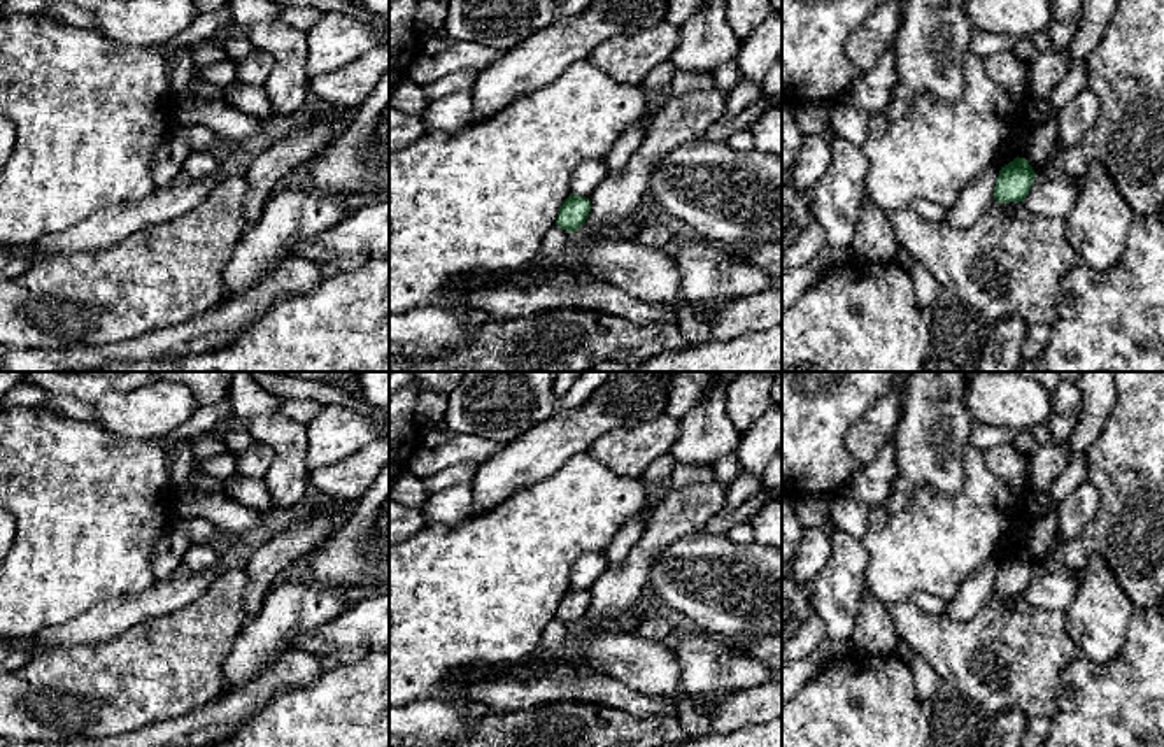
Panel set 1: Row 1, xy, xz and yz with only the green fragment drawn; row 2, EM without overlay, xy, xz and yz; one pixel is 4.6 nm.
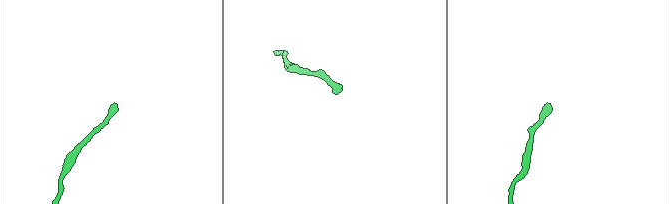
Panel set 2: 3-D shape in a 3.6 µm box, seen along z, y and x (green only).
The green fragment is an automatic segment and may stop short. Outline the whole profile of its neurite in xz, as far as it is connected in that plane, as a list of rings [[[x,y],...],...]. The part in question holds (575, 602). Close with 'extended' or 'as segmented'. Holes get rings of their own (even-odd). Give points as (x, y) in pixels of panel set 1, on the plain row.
[[[570,587],[557,605],[556,617],[566,624],[578,624],[591,605],[591,594],[580,587]]]; as segmented

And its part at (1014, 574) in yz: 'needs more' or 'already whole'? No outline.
already whole

